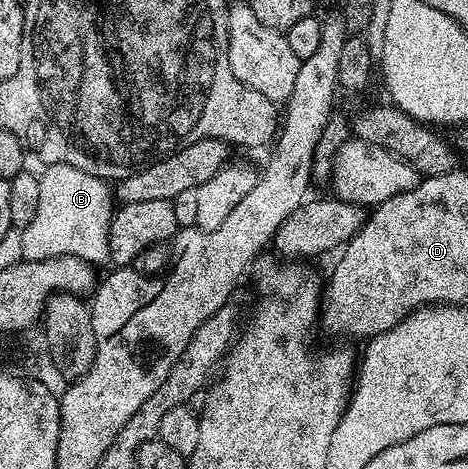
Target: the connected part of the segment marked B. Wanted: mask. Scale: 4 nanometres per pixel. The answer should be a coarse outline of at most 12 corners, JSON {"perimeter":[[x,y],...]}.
{"perimeter":[[79,167],[40,170],[23,258],[109,261],[115,197]]}

